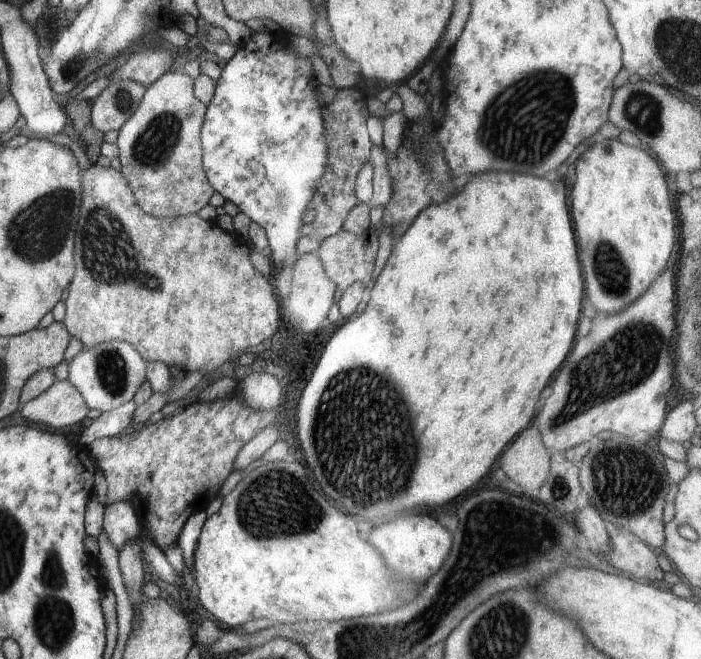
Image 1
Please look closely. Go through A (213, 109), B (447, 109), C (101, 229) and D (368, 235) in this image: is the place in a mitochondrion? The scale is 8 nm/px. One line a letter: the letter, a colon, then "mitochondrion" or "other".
A: other
B: other
C: mitochondrion
D: other

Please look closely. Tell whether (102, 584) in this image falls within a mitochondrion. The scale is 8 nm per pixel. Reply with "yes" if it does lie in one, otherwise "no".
no

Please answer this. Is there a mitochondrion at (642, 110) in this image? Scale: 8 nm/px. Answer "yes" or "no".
yes

